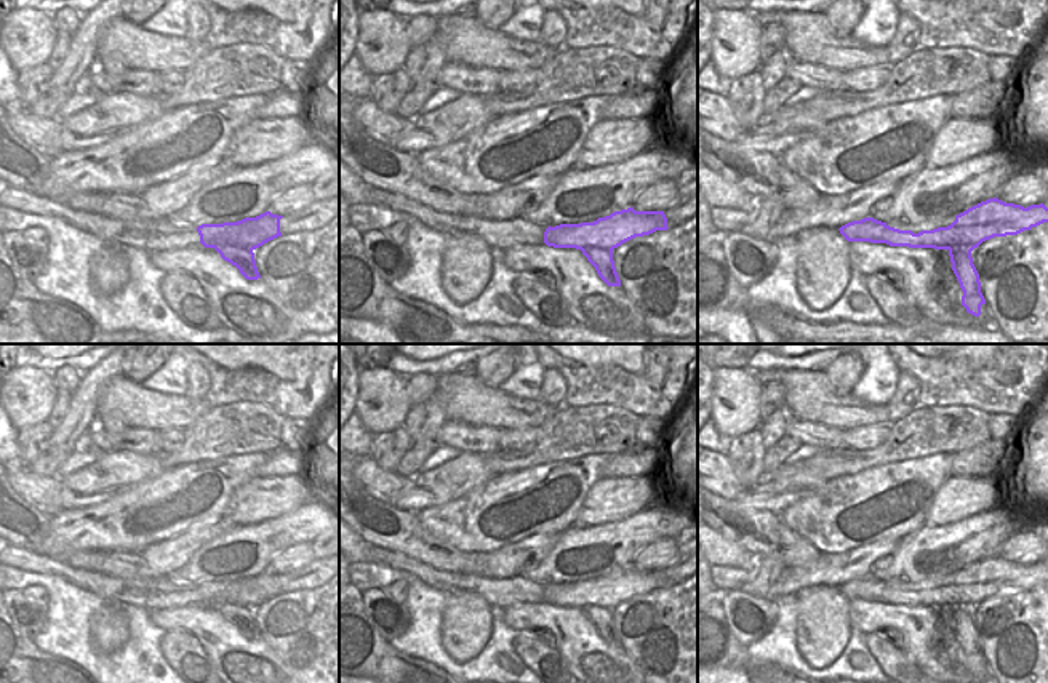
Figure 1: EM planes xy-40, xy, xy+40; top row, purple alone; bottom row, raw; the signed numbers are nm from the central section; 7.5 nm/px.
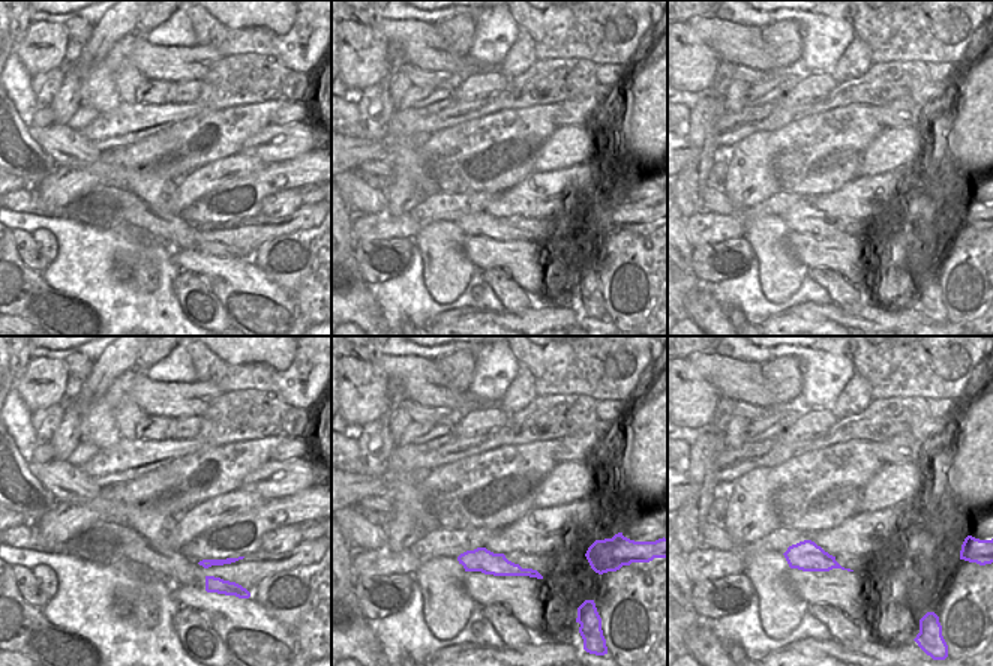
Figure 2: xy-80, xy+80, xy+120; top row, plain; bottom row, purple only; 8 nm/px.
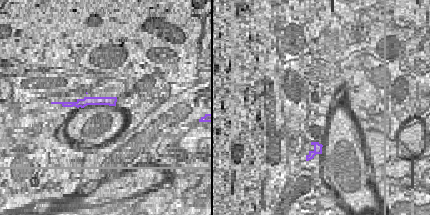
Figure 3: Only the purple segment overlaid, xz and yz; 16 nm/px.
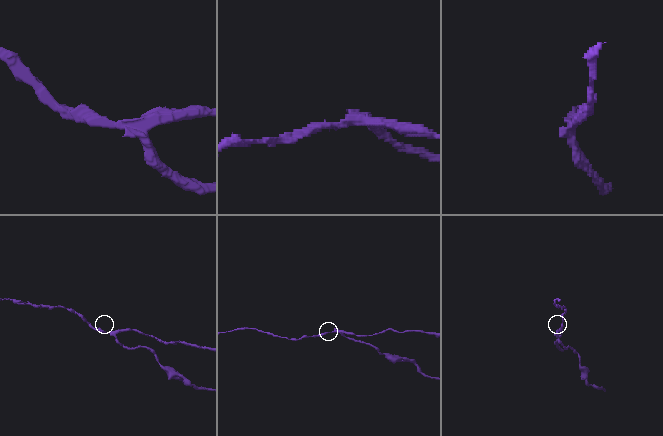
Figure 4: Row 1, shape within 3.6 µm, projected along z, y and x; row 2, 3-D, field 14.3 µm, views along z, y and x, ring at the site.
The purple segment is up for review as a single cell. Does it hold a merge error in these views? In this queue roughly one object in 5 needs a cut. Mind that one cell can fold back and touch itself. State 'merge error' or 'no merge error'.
merge error

